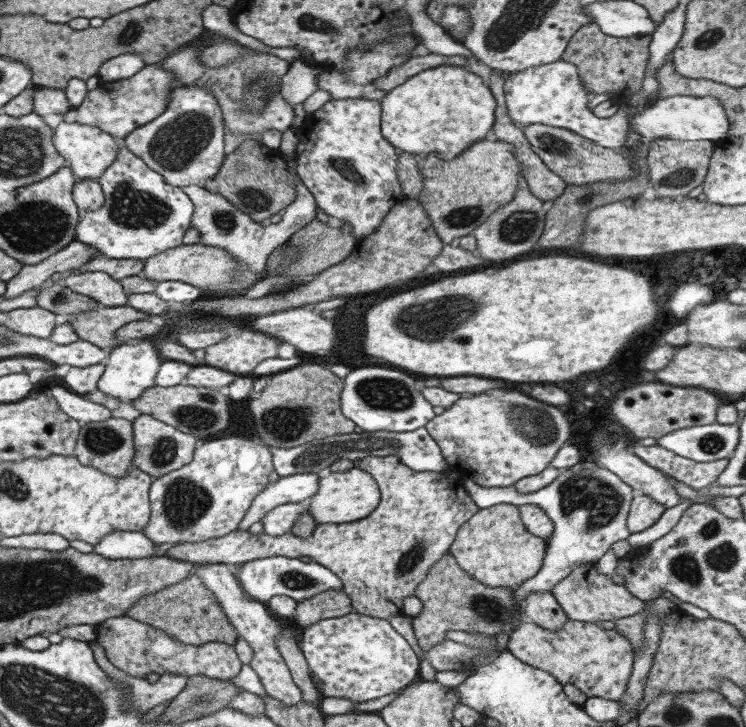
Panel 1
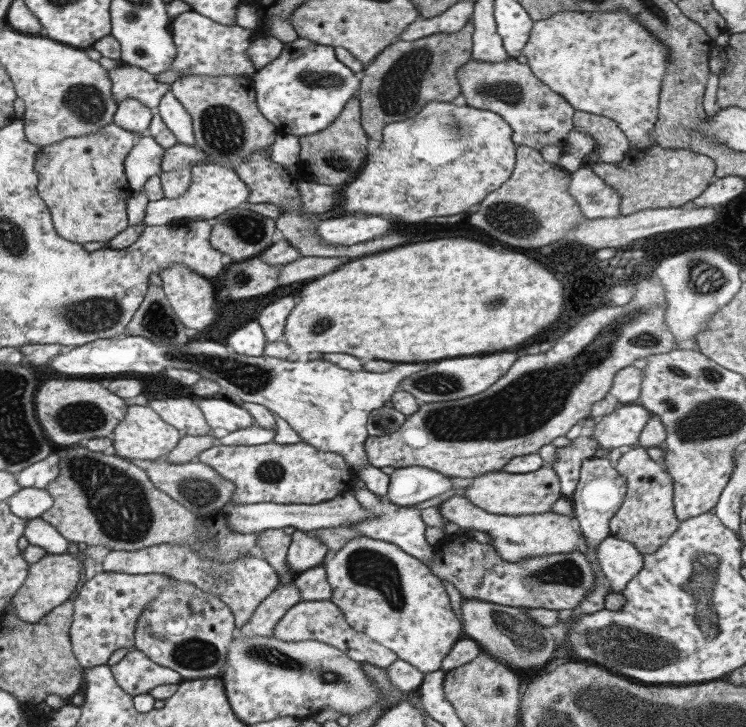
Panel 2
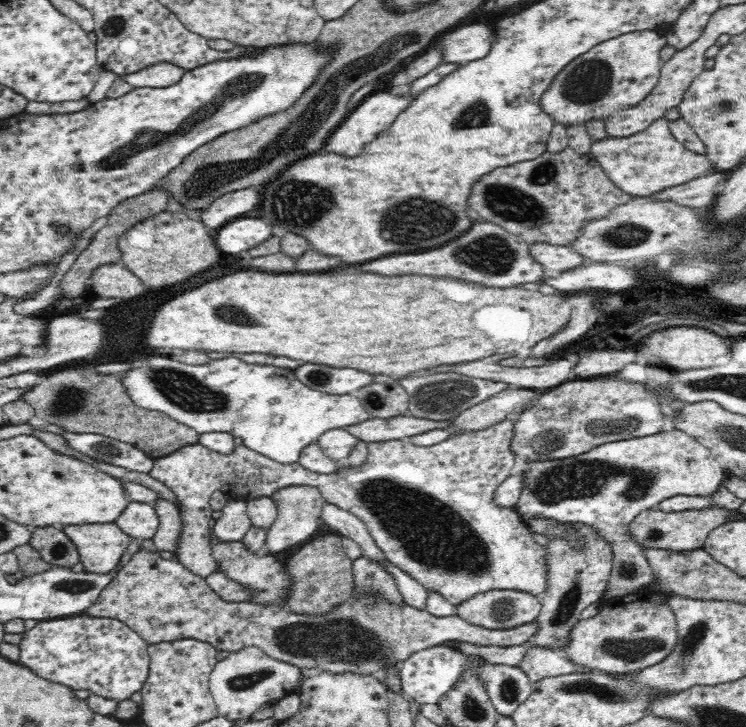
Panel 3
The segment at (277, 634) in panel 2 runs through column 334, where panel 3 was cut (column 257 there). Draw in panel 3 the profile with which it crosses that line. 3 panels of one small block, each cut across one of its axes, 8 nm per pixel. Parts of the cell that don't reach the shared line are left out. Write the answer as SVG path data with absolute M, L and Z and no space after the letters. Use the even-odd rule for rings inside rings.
M145 549L119 568L111 584L84 614L121 620L149 645L196 639L230 653L256 647L276 660L300 668L319 668L338 674L372 674L394 662L403 662L414 652L450 641L487 647L518 646L538 630L537 620L511 629L482 628L457 614L436 617L427 610L414 609L408 604L398 607L388 601L376 605L374 595L365 599L354 596L353 603L344 603L329 615L316 616L296 614L282 605L226 602L208 587L206 579L193 574L177 560L161 558L158 552Z

